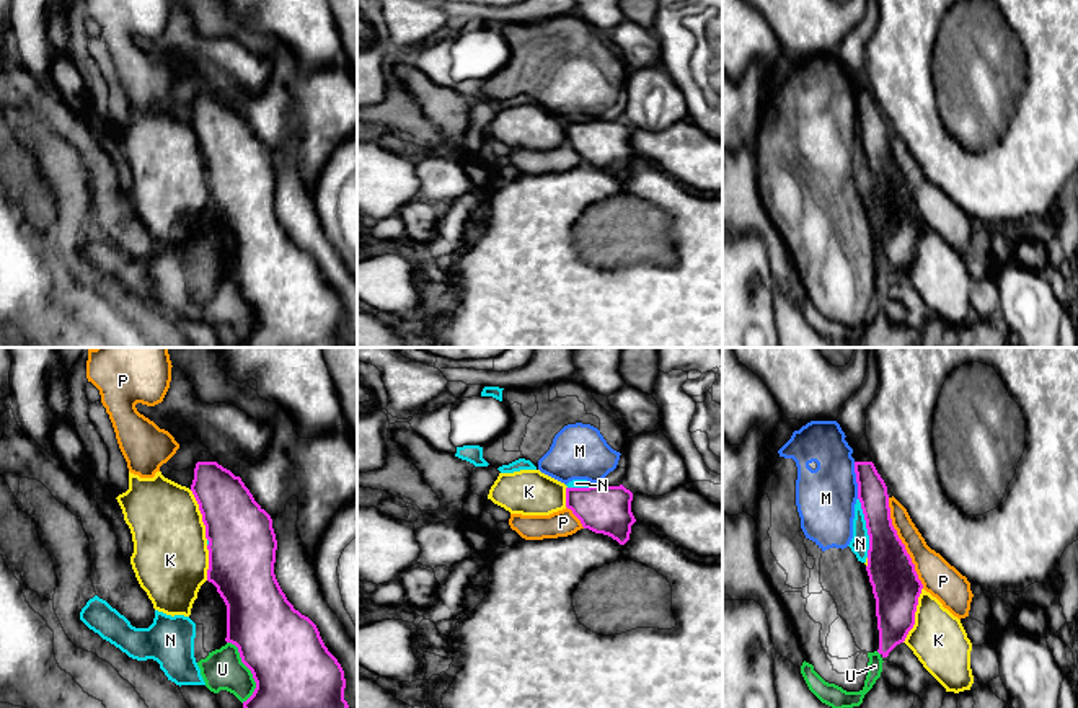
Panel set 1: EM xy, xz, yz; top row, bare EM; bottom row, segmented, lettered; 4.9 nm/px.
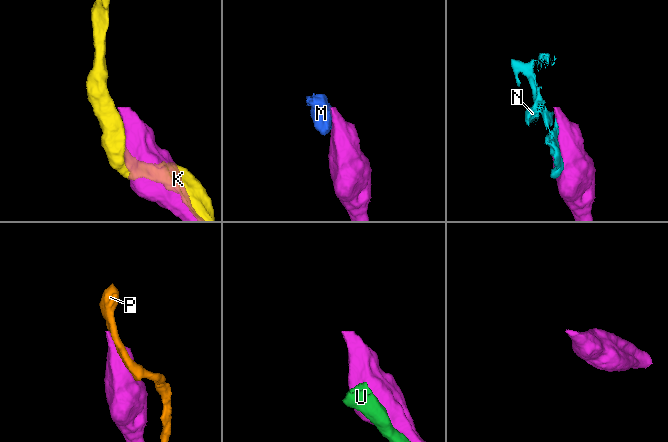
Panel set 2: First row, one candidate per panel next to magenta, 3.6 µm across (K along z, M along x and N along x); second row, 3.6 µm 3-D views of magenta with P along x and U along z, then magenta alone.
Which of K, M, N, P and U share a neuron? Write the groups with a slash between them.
K / M N U / P

